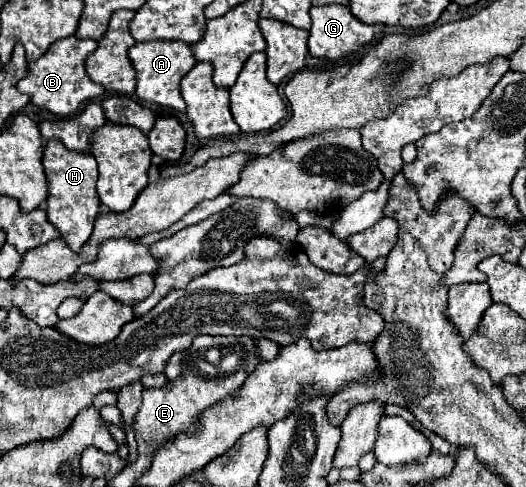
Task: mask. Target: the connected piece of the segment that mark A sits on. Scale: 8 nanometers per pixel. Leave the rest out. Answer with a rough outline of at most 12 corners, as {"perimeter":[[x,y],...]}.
{"perimeter":[[183,41],[135,43],[137,97],[185,111],[181,79],[197,63]]}

